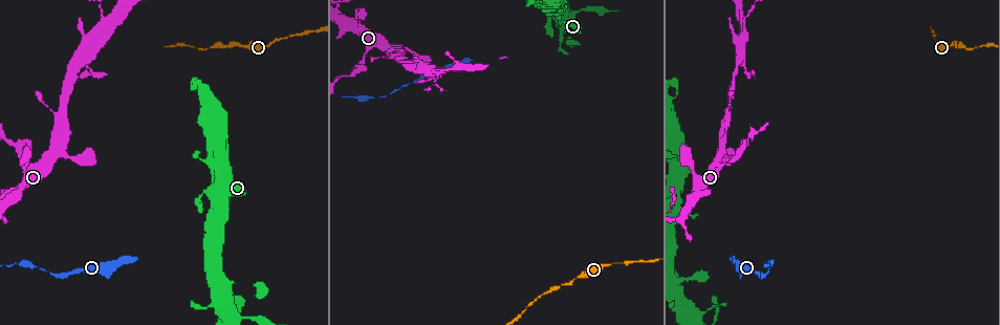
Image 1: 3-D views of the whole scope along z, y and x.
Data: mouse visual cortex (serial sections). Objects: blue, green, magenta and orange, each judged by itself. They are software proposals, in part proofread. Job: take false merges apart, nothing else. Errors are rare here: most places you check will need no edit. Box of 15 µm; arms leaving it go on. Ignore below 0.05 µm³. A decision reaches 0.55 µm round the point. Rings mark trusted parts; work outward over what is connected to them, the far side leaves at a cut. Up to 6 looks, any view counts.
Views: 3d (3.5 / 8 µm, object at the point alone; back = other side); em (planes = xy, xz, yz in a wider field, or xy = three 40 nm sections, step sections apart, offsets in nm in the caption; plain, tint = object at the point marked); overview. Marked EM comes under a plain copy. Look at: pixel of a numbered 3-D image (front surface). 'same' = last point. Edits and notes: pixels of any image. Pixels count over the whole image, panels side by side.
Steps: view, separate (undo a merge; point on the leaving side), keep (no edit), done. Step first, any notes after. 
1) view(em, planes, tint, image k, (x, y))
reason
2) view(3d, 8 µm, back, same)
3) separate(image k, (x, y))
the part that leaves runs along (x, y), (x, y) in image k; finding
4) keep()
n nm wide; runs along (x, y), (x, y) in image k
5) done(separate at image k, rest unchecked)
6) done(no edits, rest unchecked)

view(3d, 8 µm, back, image 1, (12, 265))
calibre changes

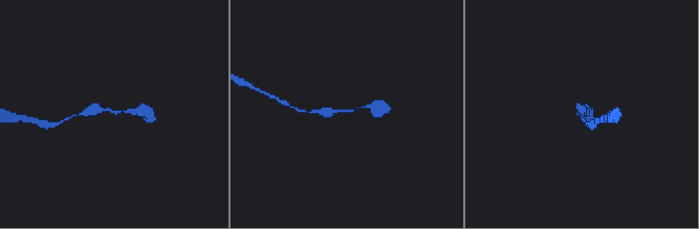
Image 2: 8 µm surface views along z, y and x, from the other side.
view(3d, 3.5 µm, image 2, (111, 113))
closer look

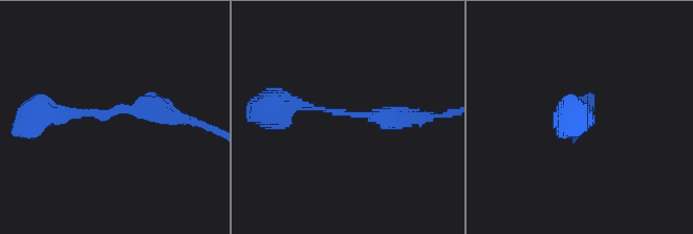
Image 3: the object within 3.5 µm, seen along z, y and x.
view(em, xy, step 5, tint, image 3, (109, 114))
arms of 150, 300 nm; now the EM

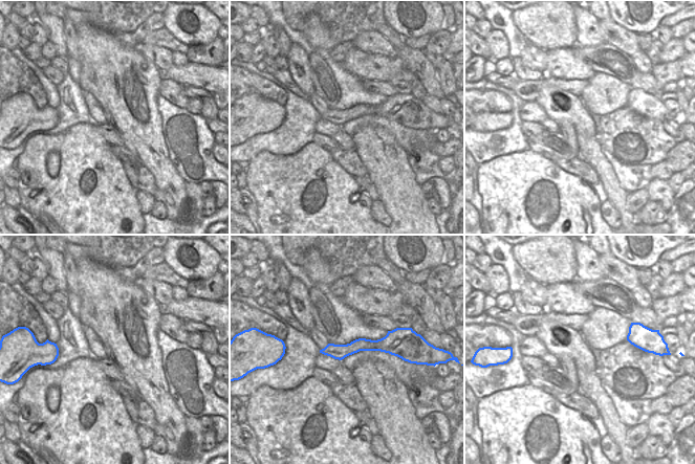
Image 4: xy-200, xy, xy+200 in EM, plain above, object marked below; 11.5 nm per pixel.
keep()
runs along (392, 346), (324, 351) in image 4; continuous, no second cell

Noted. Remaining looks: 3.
view(3d, 3.5 µm, image 1, (106, 27))
sudden change in width

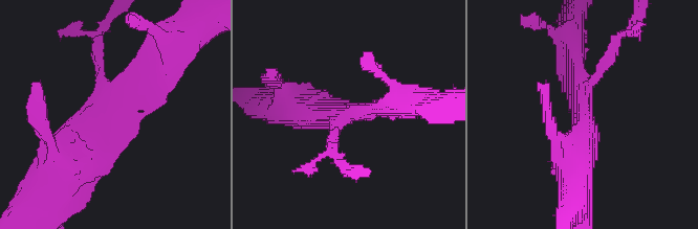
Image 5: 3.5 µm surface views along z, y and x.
view(em, xy, step 3, tint, image 5, (581, 113))
need the tissue

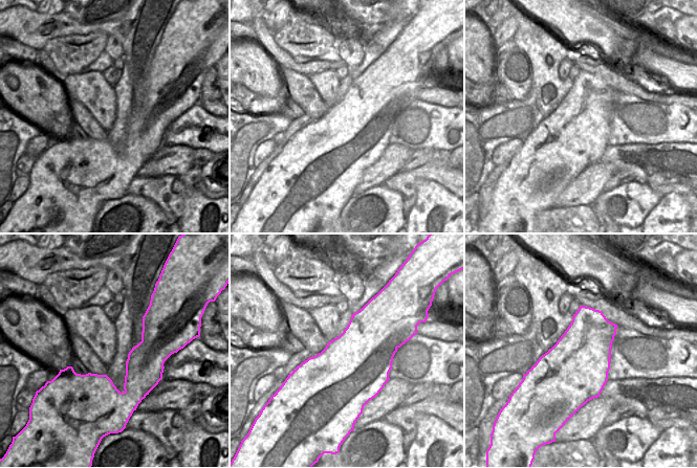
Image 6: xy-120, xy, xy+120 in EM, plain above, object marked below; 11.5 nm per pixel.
view(em, planes, tint, same)

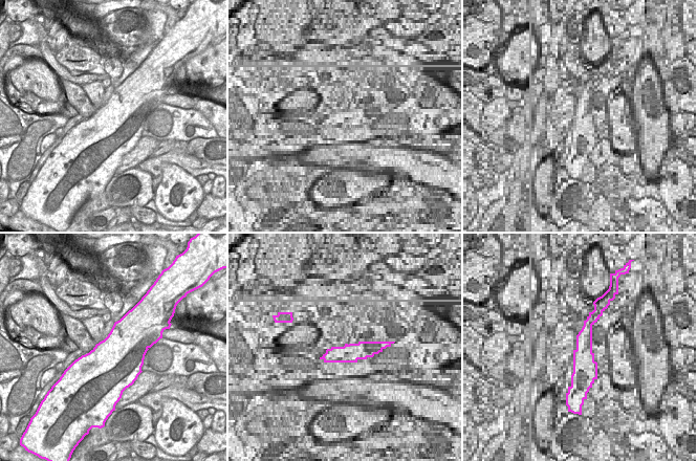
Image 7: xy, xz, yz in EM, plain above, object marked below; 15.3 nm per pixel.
keep()
runs along (64, 162), (160, 60) in image 5; one cell here

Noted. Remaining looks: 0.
done(no edits, rest unchecked)

